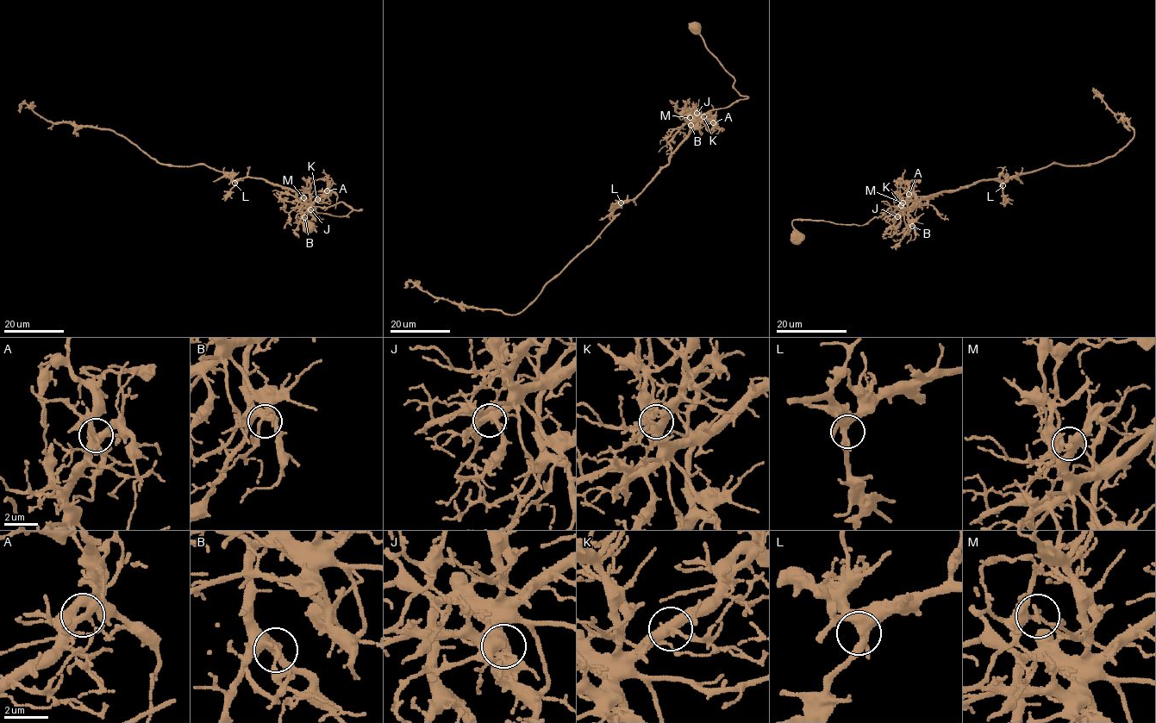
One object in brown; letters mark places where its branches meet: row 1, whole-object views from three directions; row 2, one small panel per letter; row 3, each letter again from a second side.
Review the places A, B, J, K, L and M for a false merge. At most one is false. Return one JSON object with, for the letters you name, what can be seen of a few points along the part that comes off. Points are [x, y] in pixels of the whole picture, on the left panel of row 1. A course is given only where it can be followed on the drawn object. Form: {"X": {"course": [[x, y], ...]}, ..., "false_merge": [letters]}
{"M": {"course": [[303, 197], [309, 178], [327, 178]]}, "false_merge": ["M"]}

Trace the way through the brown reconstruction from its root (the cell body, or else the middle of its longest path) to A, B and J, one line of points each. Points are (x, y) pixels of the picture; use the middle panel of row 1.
A: (694, 25), (689, 24), (734, 77), (733, 87), (747, 96), (699, 117), (713, 122)
B: (694, 25), (689, 24), (734, 77), (733, 87), (747, 97), (695, 117), (688, 122), (690, 125)
J: (694, 25), (689, 24), (734, 77), (733, 87), (747, 96), (700, 117), (696, 113)

